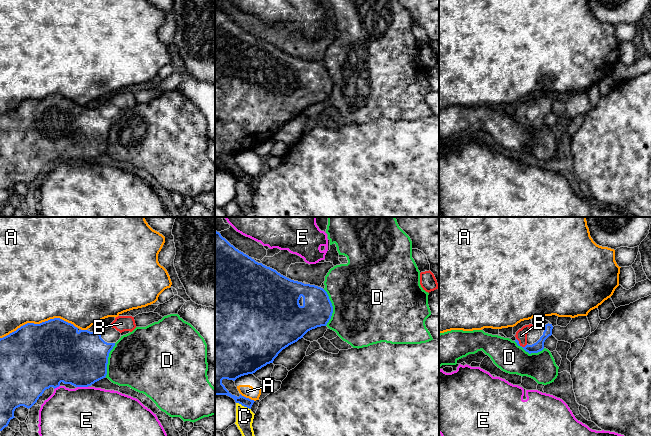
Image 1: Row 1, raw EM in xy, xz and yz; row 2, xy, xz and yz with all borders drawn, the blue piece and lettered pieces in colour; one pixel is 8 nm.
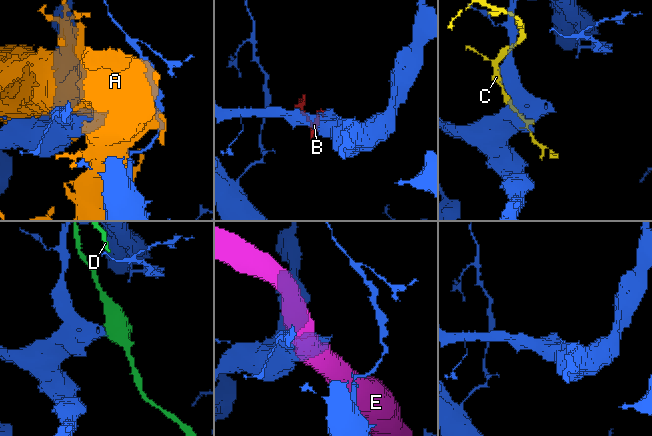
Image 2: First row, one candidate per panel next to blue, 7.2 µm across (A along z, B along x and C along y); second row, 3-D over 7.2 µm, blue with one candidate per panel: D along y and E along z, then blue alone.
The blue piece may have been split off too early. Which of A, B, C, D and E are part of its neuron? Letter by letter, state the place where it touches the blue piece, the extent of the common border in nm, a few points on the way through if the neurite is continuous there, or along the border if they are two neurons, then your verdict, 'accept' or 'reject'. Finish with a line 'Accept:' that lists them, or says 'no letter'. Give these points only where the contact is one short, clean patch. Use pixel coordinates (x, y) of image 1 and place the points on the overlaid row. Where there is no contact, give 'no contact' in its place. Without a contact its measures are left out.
A: meets blue in xy at (38, 324); contact 650 nm long; reject
B: meets blue in yz at (521, 346); contact 110 nm long; runs through yz (539, 345), (537, 347), (521, 346), (521, 335); accept
C: meets blue in xz at (243, 405); contact 130 nm long; reject
D: meets blue in xz at (332, 307); contact 300 nm long; border along xz (323, 289), (332, 306), (332, 315), (326, 325); reject
E: meets blue in xy at (82, 386); contact 90 nm long; reject
Accept: B

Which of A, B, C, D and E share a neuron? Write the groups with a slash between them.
A / B / C / D / E

